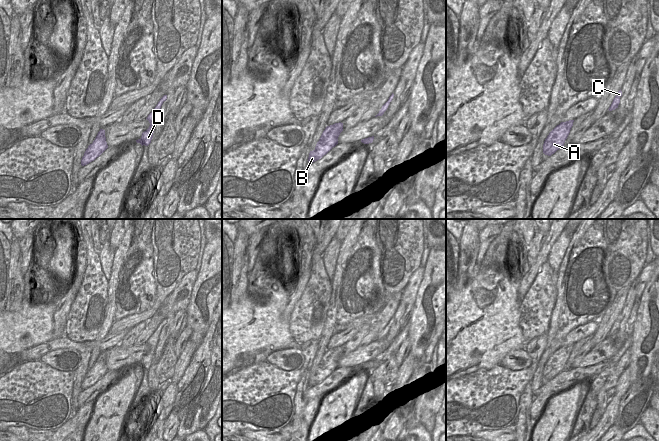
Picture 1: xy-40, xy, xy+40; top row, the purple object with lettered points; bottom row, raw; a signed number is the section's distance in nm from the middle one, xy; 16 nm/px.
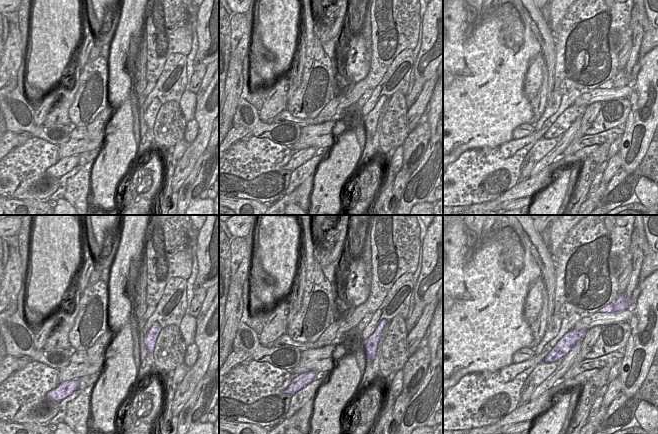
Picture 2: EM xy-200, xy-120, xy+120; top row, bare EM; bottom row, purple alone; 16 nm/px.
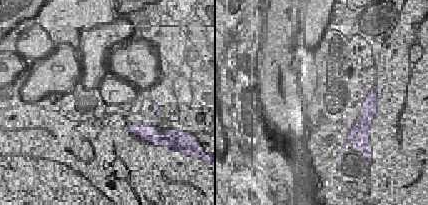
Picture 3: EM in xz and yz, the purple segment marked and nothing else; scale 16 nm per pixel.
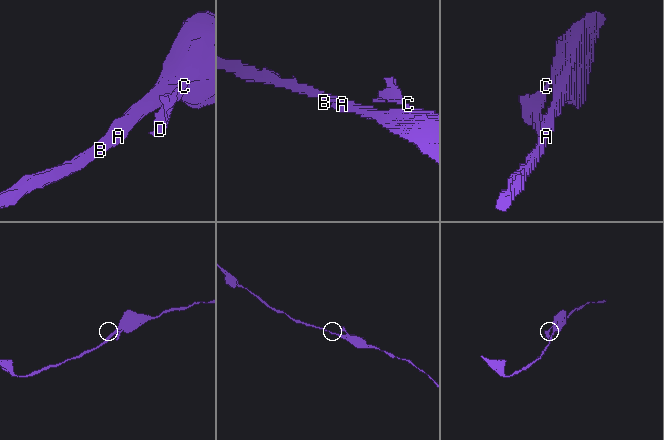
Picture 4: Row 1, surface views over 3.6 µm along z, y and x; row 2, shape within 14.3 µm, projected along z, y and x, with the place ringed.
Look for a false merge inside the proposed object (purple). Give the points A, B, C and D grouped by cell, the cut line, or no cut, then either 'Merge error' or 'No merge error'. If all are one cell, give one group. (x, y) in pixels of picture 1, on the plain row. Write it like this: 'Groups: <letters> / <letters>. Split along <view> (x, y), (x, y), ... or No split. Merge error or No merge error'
Groups: A B C D. No split. No merge error.

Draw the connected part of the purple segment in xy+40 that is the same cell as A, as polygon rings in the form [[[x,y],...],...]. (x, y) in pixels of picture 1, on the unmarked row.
[[[574,344],[561,346],[549,357],[543,368],[543,377],[545,379],[551,380],[564,370],[565,364],[573,350],[573,346]]]

